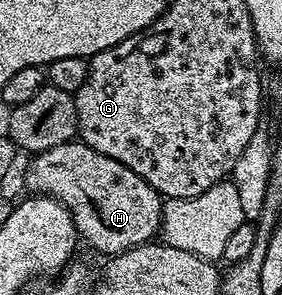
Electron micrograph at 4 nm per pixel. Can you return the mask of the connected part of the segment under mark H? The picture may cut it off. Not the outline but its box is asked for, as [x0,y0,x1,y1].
[27,140,164,256]

